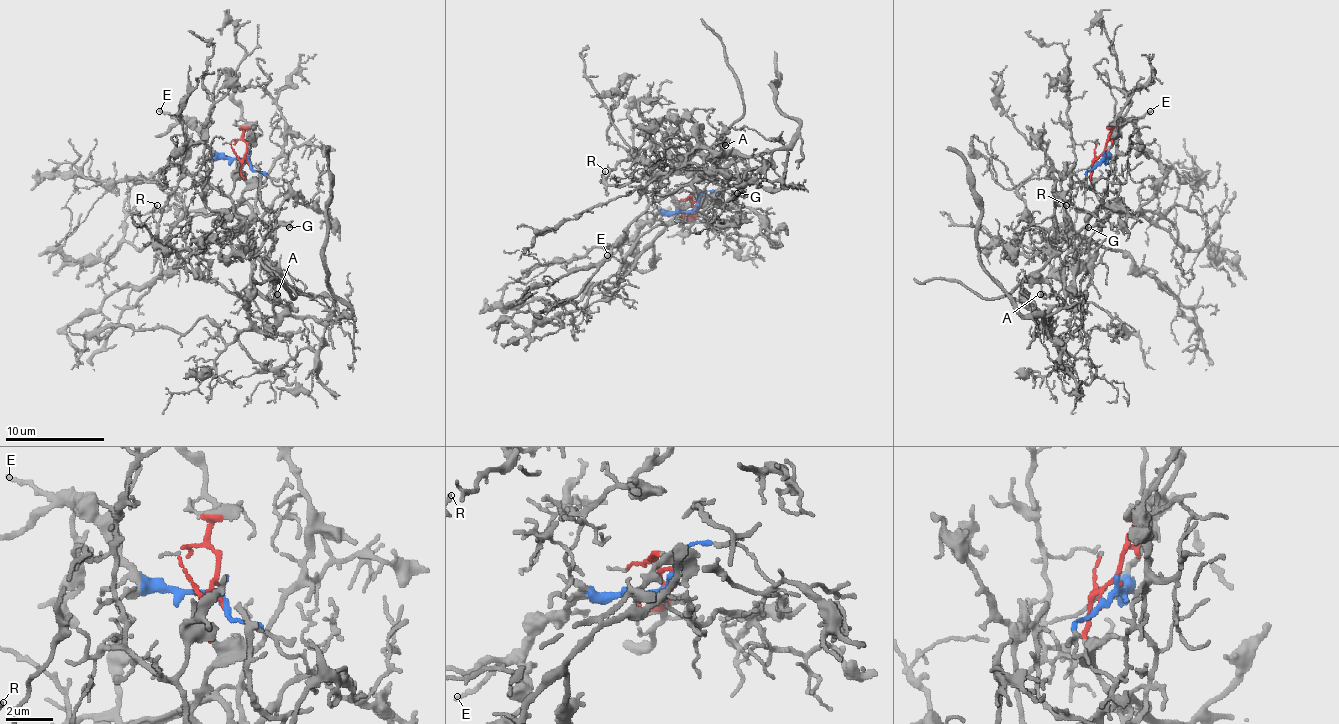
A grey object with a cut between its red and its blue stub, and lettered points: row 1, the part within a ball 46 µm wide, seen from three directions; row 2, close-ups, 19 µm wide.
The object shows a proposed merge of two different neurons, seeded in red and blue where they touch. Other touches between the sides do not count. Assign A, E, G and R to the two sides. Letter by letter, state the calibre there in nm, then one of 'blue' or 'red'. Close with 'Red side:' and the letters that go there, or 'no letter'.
A: 160 nm | red
E: 180 nm | blue
G: 220 nm | red
R: 140 nm | red
Red side: A, G, R

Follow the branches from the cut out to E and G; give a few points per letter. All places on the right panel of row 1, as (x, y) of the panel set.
E: (1103, 157), (1128, 120), (1150, 110)
G: (1103, 157), (1093, 162), (1091, 174), (1093, 192), (1106, 216), (1089, 226)

